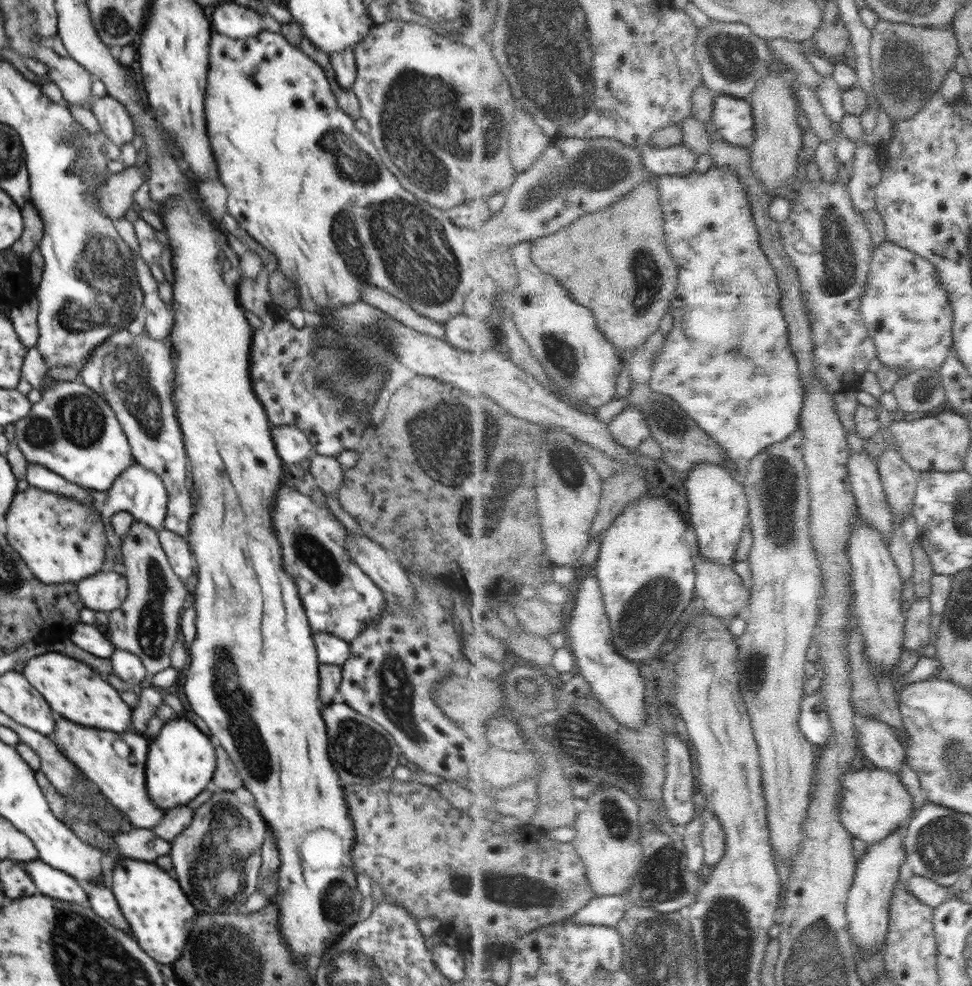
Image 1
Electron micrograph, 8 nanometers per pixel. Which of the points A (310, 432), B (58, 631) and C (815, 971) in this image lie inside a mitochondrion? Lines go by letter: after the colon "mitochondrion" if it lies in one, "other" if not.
A: other
B: other
C: mitochondrion

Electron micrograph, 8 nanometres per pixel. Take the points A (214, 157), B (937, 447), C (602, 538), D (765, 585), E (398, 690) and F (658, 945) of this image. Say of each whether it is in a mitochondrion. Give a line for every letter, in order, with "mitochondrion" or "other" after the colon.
A: other
B: other
C: other
D: other
E: mitochondrion
F: mitochondrion

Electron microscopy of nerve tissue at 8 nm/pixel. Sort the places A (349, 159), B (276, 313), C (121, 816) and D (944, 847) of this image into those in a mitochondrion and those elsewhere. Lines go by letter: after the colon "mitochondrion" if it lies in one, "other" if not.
A: mitochondrion
B: other
C: other
D: mitochondrion

